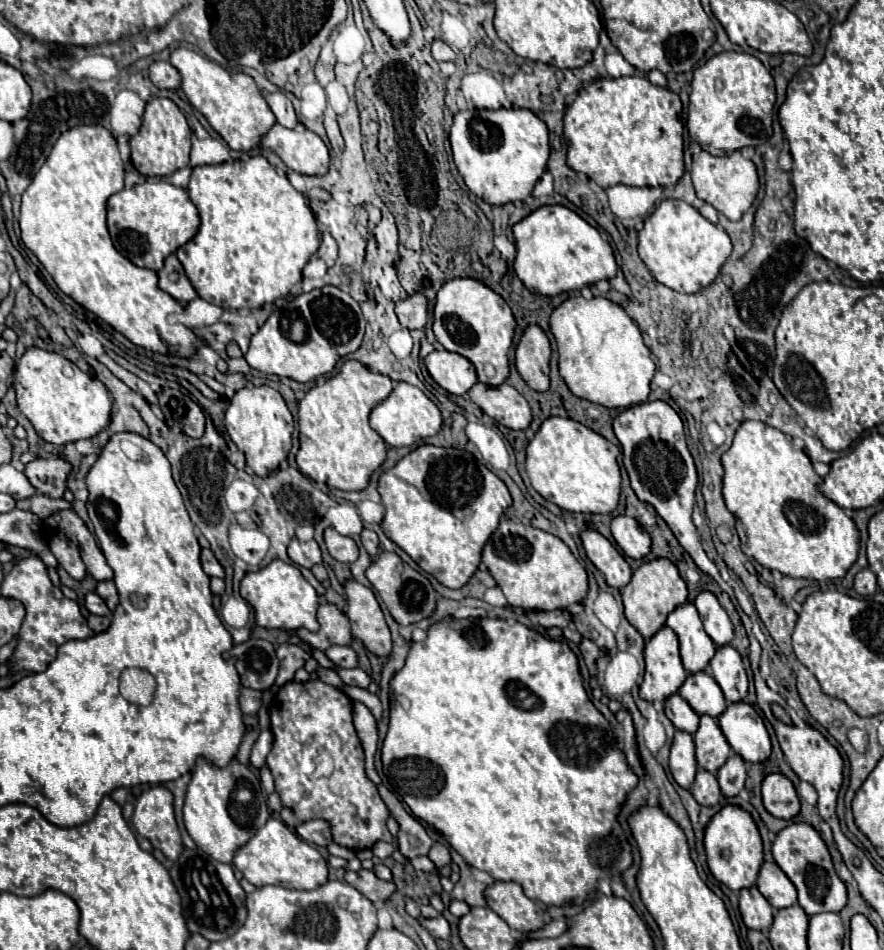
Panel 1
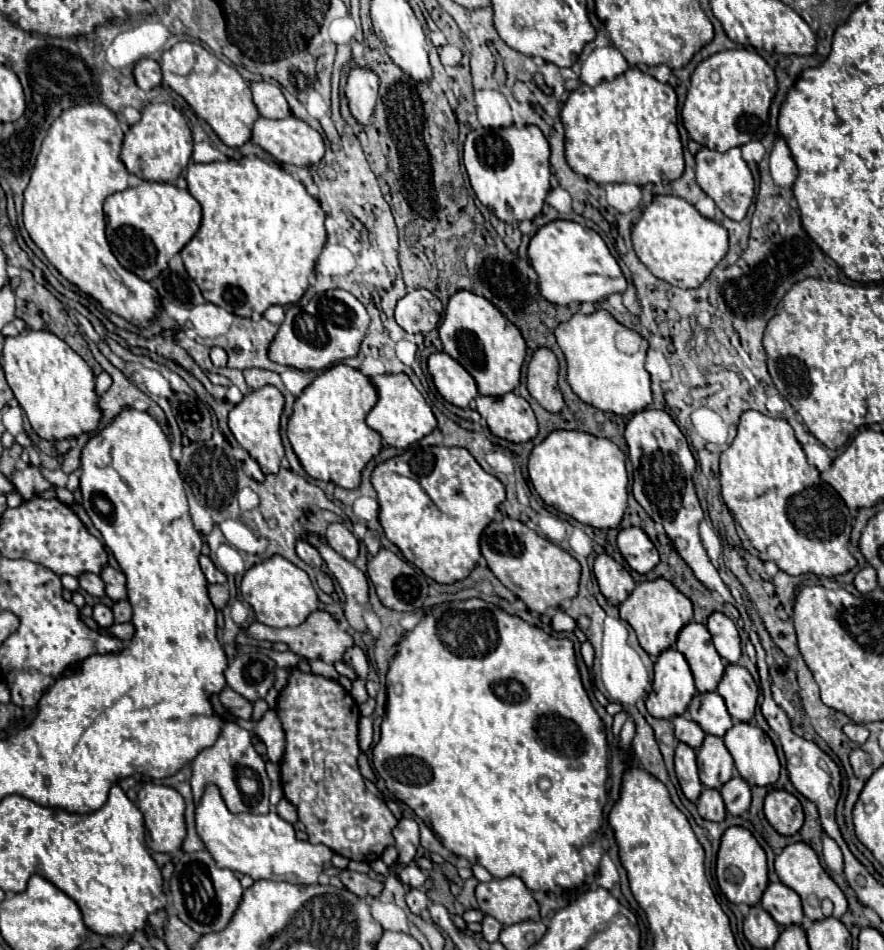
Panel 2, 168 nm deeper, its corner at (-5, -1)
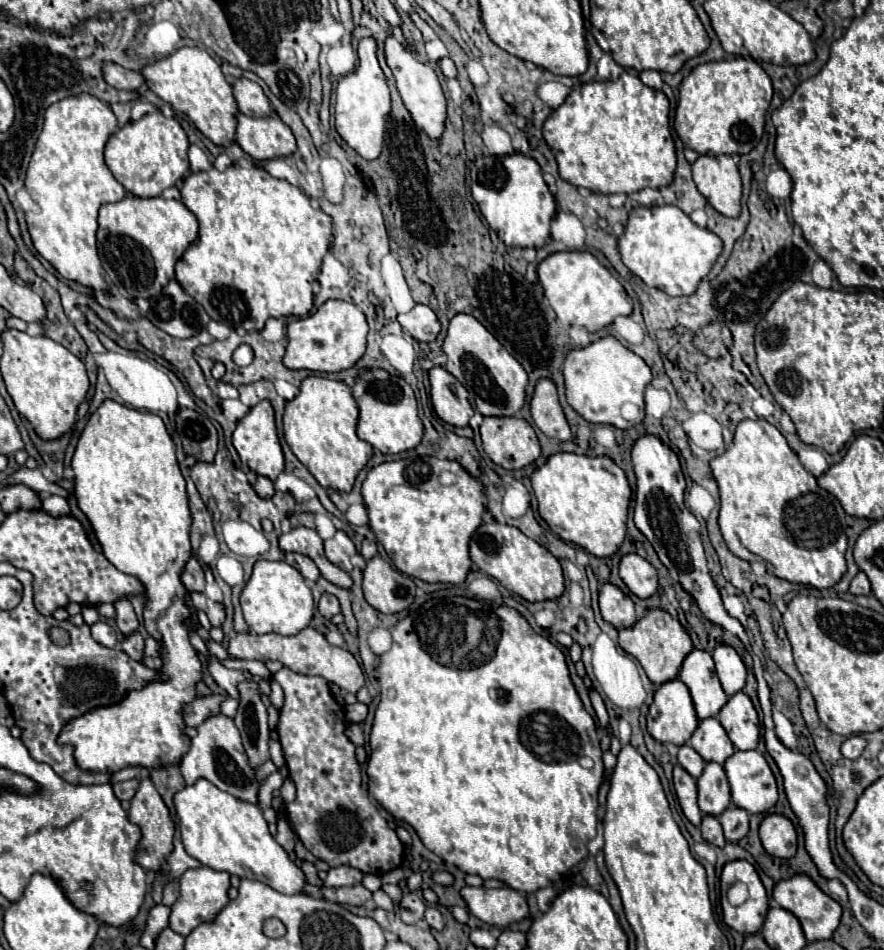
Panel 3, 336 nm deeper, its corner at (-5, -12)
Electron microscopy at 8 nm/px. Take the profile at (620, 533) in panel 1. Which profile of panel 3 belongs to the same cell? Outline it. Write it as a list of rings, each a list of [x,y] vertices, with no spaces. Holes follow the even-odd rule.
[[[625,554],[621,558],[619,576],[639,598],[649,598],[657,590],[657,570],[639,554]]]

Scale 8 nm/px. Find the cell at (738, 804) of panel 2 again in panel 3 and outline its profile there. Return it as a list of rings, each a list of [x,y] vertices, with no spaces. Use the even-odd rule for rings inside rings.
[[[729,806],[729,808],[719,816],[719,822],[721,822],[721,826],[723,826],[725,838],[731,840],[731,842],[741,840],[741,838],[749,832],[749,814],[743,812],[743,808]]]

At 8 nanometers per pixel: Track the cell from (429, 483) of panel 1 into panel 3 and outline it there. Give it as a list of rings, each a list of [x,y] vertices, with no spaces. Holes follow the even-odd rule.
[[[409,456],[407,460],[383,462],[369,470],[361,492],[369,512],[369,526],[399,572],[425,582],[465,582],[473,564],[469,540],[483,524],[485,488],[457,460]],[[445,470],[457,474],[457,484],[441,484],[439,474]]]

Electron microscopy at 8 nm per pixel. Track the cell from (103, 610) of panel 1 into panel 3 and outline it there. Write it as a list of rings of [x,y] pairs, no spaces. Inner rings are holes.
[[[99,620],[99,622],[95,622],[95,624],[91,626],[91,634],[93,634],[93,638],[95,638],[99,644],[103,644],[103,646],[107,646],[107,648],[113,648],[113,646],[117,644],[117,634],[115,634],[115,630],[113,630],[107,622],[103,622],[103,620]]]

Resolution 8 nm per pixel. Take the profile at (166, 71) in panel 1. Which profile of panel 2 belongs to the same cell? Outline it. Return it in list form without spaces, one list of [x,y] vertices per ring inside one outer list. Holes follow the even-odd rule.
[[[141,59],[135,63],[133,67],[133,77],[135,77],[135,83],[143,89],[143,91],[149,91],[153,87],[157,87],[161,83],[161,65],[153,59]]]

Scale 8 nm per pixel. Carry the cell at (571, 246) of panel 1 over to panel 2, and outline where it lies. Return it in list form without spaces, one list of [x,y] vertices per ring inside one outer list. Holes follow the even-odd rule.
[[[551,221],[529,243],[529,261],[539,275],[541,295],[555,305],[599,303],[611,293],[623,293],[627,281],[605,241],[589,227],[573,221]]]

